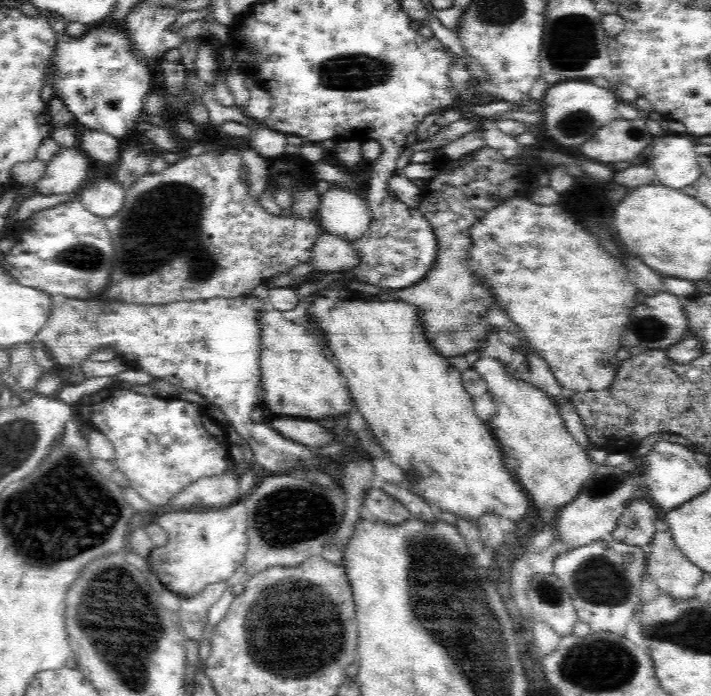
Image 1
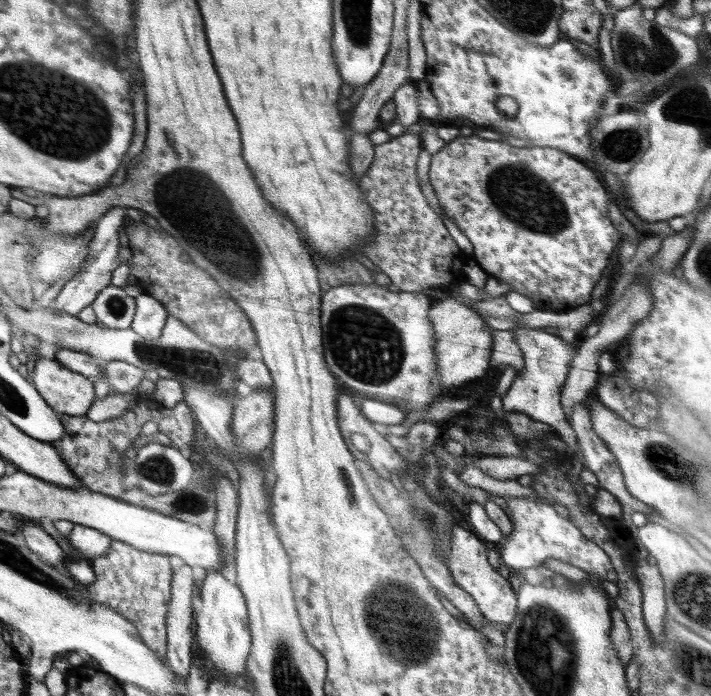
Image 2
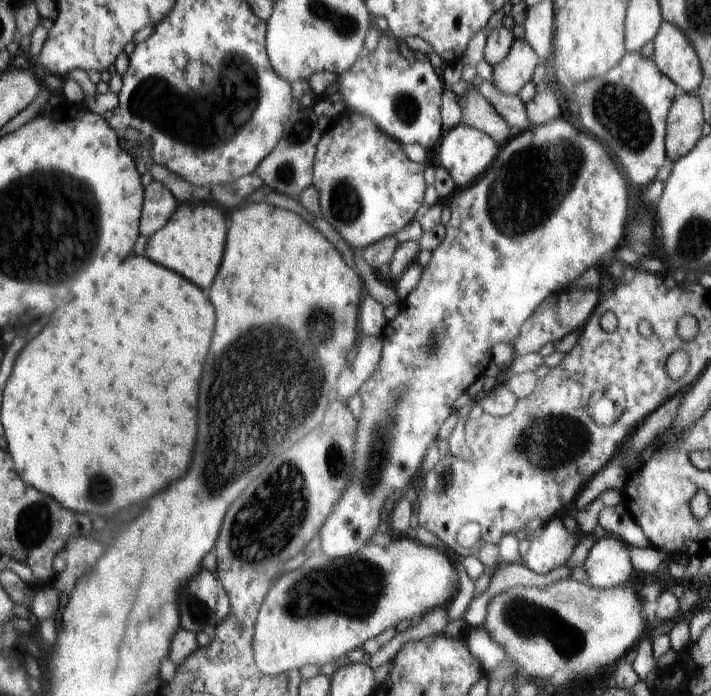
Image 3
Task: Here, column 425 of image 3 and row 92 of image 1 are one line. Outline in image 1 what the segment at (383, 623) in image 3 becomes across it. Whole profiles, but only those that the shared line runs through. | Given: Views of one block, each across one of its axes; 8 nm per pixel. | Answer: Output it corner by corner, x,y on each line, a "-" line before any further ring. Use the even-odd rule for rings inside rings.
566,80
554,84
552,88
547,89
541,101
545,118
544,128
555,144
562,149
578,149
590,138
594,138
599,128
621,118
616,112
622,100
616,96
614,90
600,88
586,80

